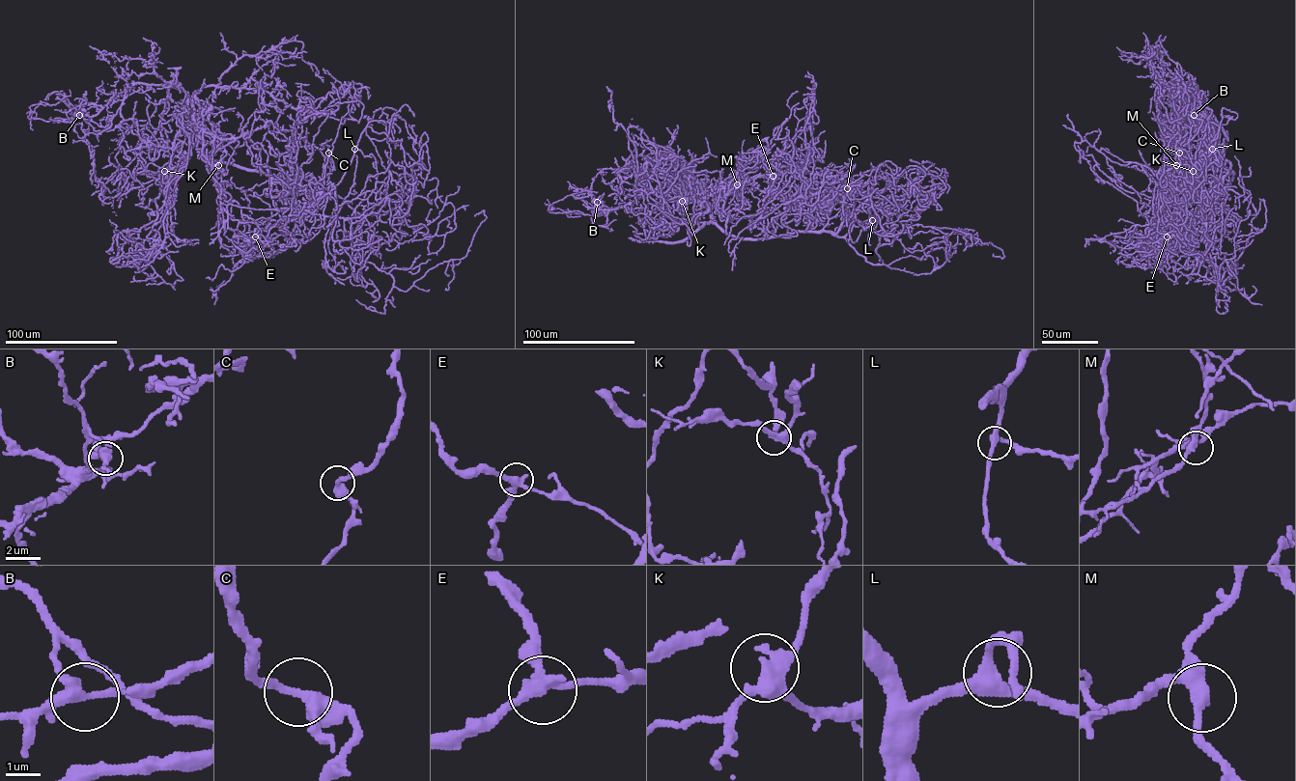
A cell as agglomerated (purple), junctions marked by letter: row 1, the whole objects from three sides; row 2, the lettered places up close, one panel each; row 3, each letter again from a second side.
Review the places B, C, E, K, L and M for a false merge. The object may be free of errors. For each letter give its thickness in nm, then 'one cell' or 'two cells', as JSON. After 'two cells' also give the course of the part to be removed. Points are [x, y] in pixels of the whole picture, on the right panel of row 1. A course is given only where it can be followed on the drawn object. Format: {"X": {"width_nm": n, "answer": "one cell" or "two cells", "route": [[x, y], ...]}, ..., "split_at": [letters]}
{"B": {"width_nm": 320, "answer": "one cell"}, "C": {"width_nm": 300, "answer": "one cell"}, "E": {"width_nm": 300, "answer": "one cell"}, "K": {"width_nm": 340, "answer": "one cell"}, "L": {"width_nm": 320, "answer": "one cell"}, "M": {"width_nm": 320, "answer": "one cell"}, "split_at": []}

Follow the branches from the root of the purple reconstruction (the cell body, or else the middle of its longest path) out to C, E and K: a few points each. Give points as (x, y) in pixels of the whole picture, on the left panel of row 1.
C: (209, 161), (233, 163), (276, 176), (309, 192), (313, 202), (314, 184), (322, 177), (329, 153)
E: (209, 161), (269, 178), (269, 187), (254, 195), (269, 205), (270, 221), (255, 237)
K: (209, 161), (194, 146), (176, 175), (175, 187), (172, 179), (175, 168), (164, 171)

